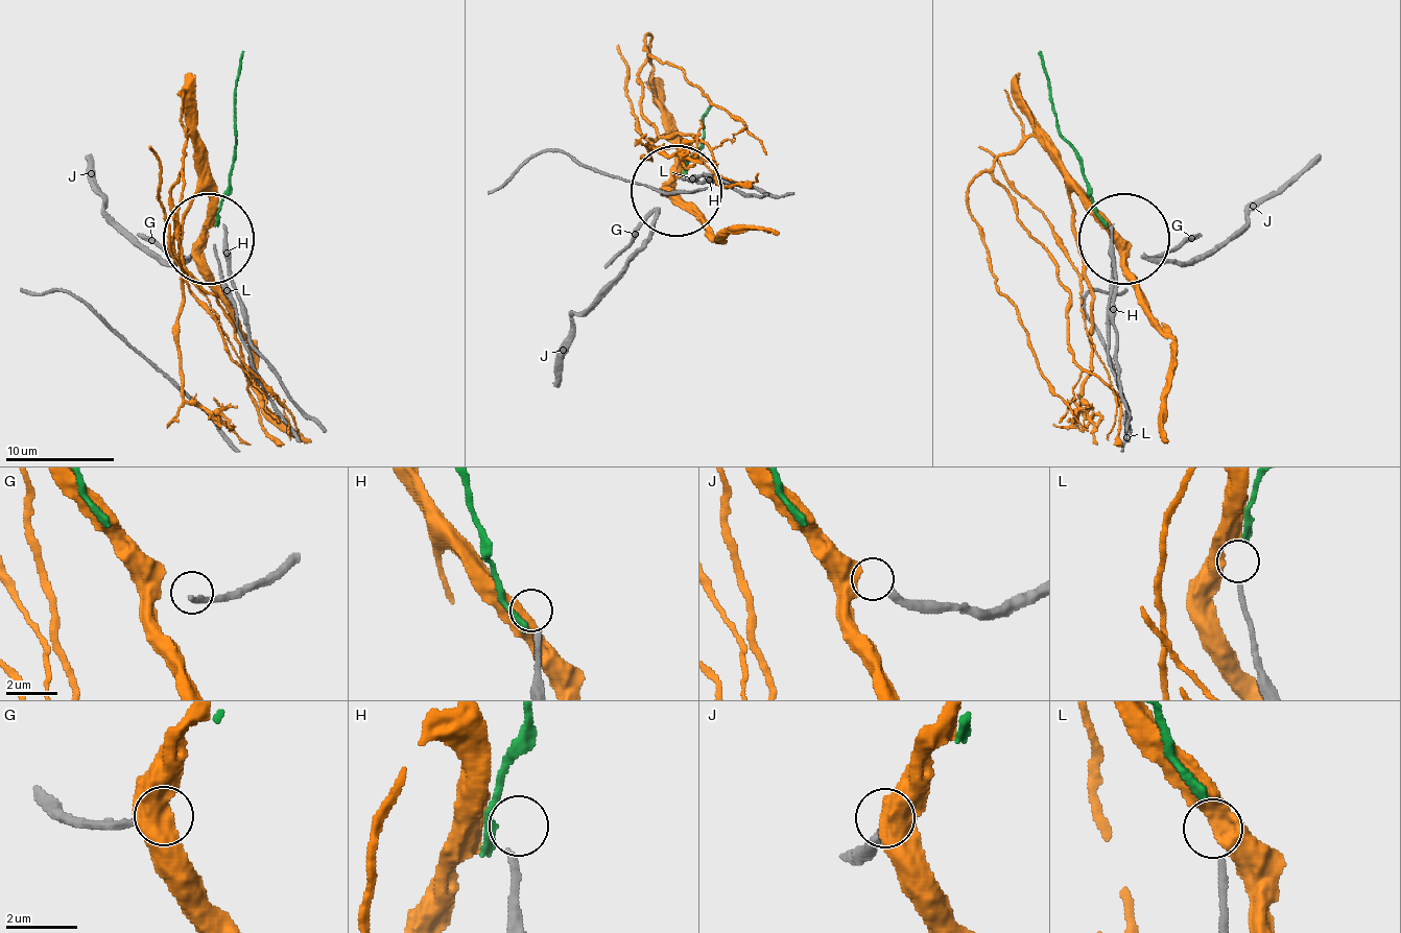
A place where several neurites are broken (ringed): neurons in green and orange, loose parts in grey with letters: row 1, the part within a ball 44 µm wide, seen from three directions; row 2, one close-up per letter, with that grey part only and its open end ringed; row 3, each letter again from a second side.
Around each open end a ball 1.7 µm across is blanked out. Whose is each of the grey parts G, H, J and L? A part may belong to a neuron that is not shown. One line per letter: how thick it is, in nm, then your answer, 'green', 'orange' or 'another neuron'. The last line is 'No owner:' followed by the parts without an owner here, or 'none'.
G: 240 nm thick; another neuron
H: 200 nm thick; another neuron
J: 280 nm thick; orange
L: 200 nm thick; green
No owner: G, H

